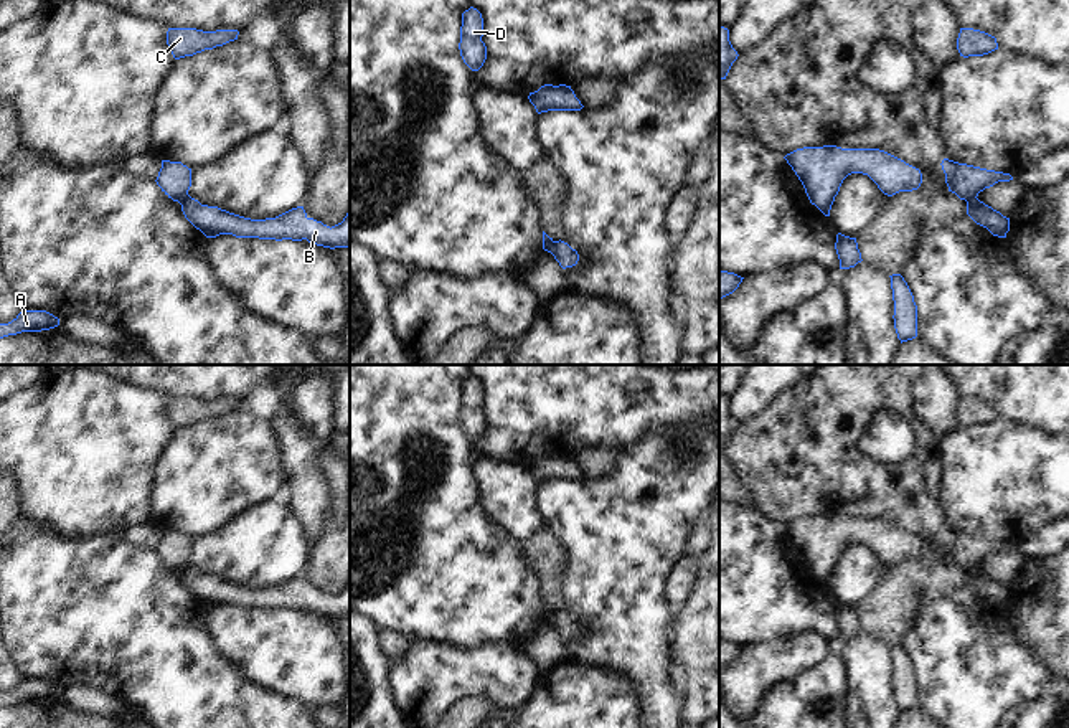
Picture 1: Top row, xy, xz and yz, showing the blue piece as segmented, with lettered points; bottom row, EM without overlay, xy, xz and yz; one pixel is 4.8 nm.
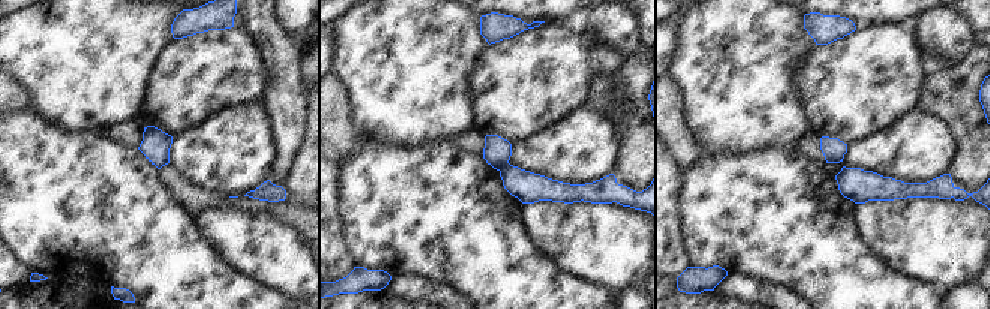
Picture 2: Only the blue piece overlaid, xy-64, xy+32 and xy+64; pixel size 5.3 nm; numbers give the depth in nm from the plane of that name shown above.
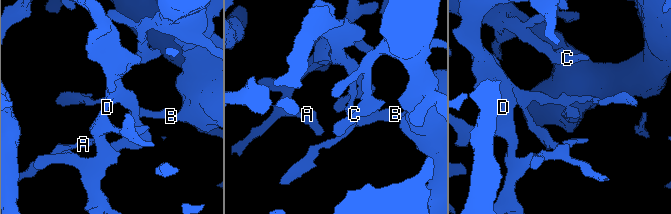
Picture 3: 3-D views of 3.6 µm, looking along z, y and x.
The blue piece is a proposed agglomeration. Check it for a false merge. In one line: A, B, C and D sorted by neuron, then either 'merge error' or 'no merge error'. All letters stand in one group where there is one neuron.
A C D / B | merge error

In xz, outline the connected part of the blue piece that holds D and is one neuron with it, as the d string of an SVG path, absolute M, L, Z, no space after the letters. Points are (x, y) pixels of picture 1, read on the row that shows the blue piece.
M470 7L462 13L459 50L464 63L472 71L478 71L487 59L487 46L482 41L482 36L483 36L482 13L477 8Z

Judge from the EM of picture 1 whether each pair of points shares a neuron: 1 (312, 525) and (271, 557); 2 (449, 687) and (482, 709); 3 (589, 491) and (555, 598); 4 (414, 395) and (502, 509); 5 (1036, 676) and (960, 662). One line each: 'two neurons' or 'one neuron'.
1: two neurons
2: two neurons
3: two neurons
4: two neurons
5: one neuron

